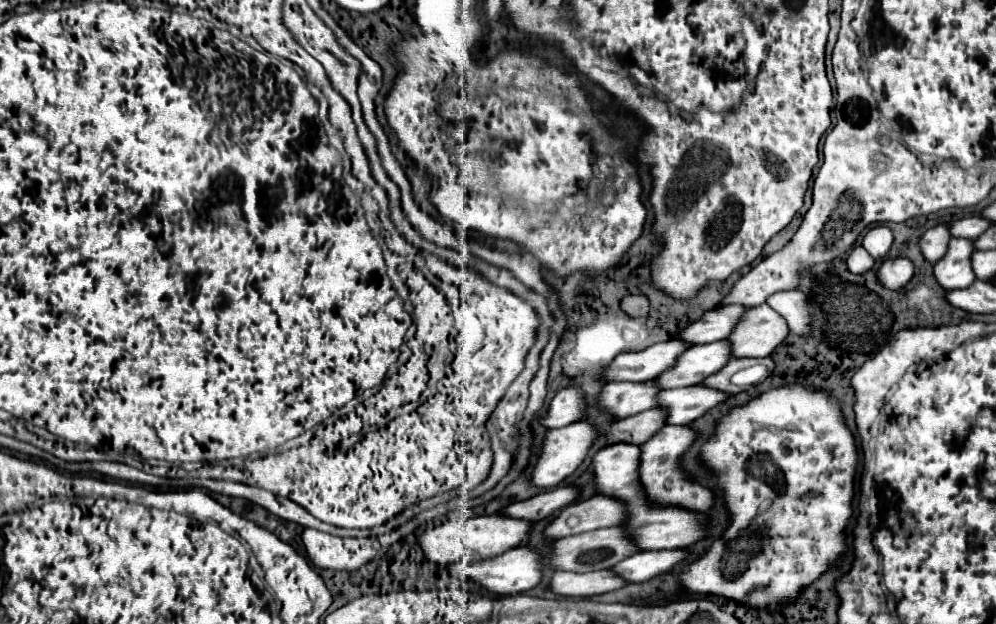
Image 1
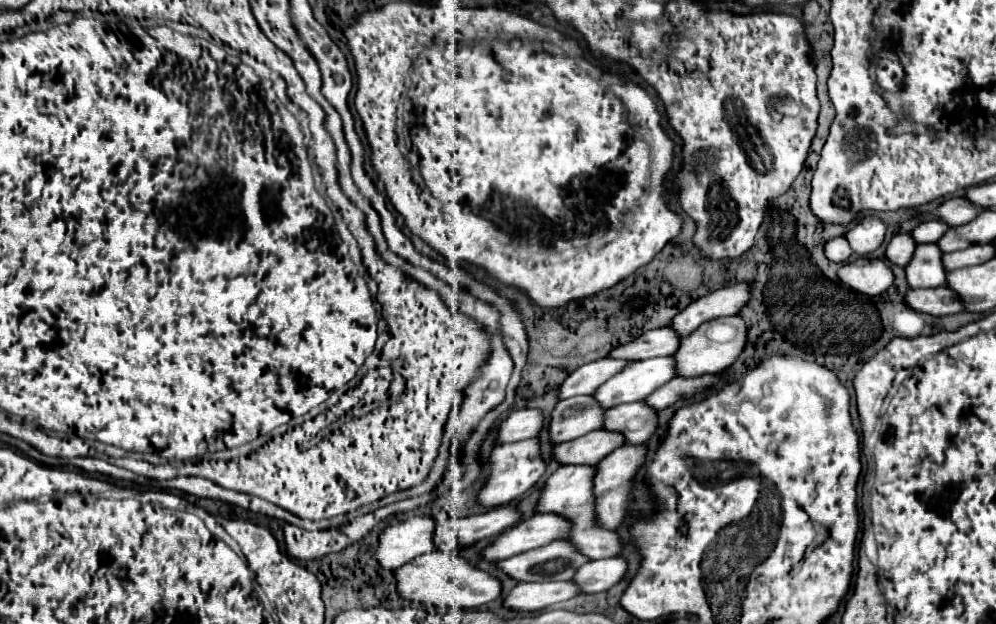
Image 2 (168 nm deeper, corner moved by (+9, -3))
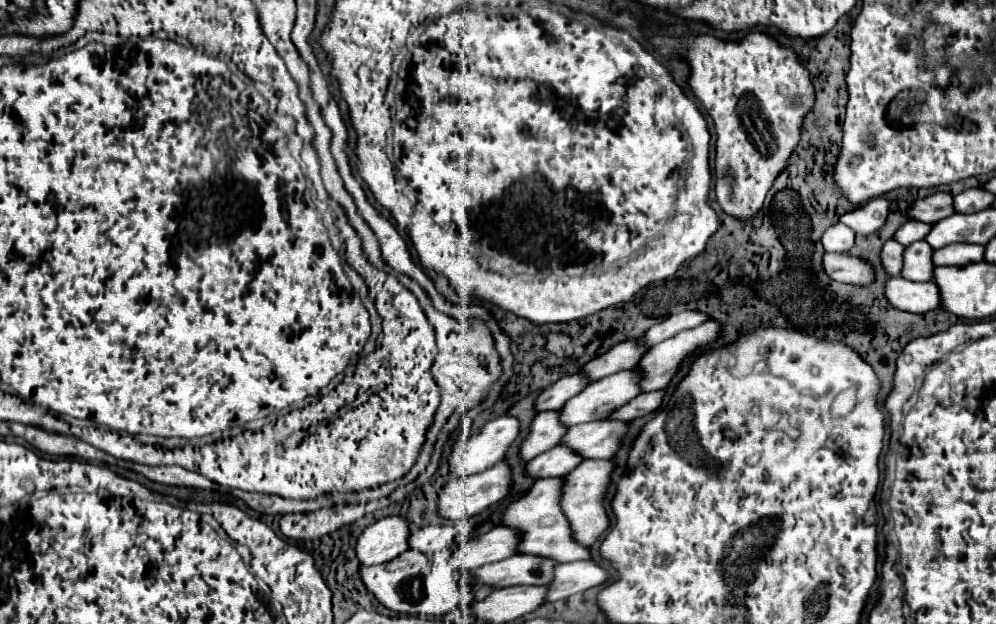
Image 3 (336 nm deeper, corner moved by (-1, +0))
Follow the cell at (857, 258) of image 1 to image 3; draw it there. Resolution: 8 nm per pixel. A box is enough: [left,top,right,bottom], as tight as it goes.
[821,223,855,253]

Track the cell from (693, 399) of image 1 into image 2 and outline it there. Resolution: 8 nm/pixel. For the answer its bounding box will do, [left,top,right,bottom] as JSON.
[601,402,657,444]

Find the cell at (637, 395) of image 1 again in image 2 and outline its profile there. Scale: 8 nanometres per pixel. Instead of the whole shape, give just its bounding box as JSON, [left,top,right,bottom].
[549,396,603,444]

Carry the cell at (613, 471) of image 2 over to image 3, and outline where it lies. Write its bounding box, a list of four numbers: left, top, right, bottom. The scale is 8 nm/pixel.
[563,459,615,545]

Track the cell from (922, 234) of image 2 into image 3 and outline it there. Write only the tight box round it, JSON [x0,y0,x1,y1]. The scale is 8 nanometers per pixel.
[895,219,933,245]

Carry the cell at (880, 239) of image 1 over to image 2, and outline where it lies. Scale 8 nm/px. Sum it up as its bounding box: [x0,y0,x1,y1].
[845,216,885,256]

